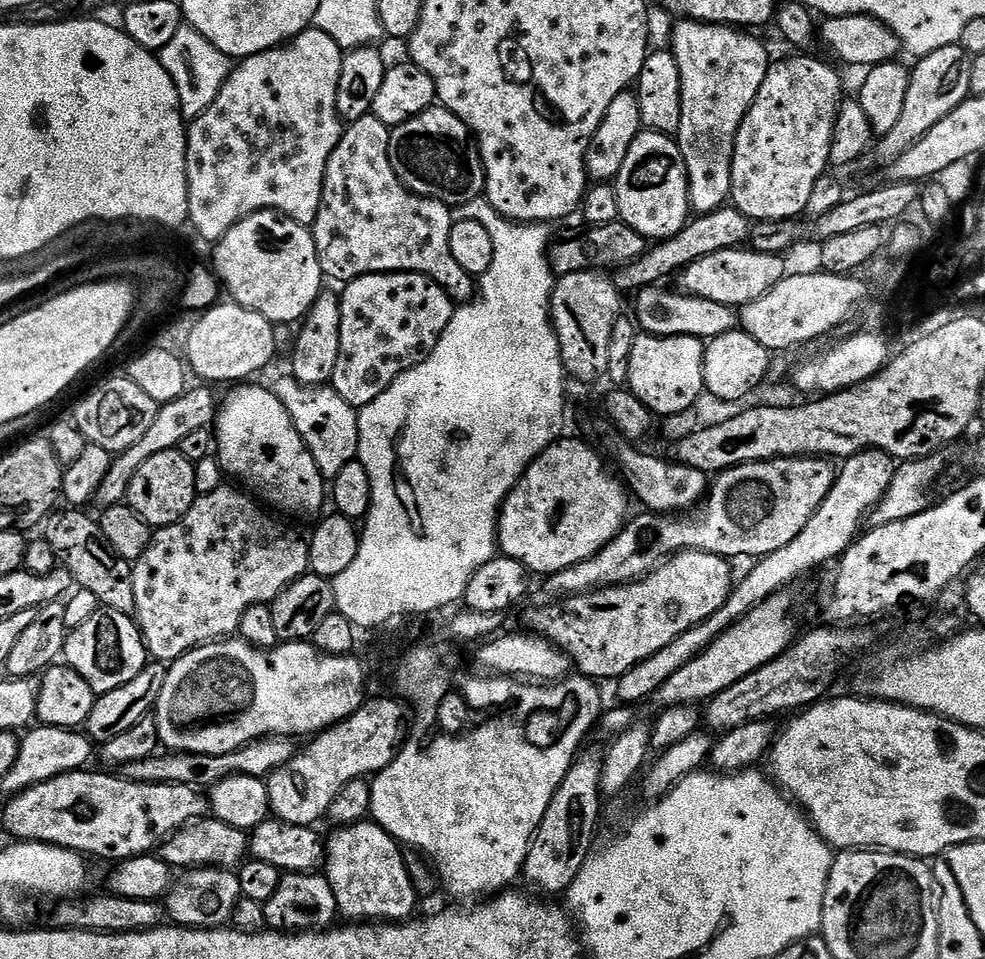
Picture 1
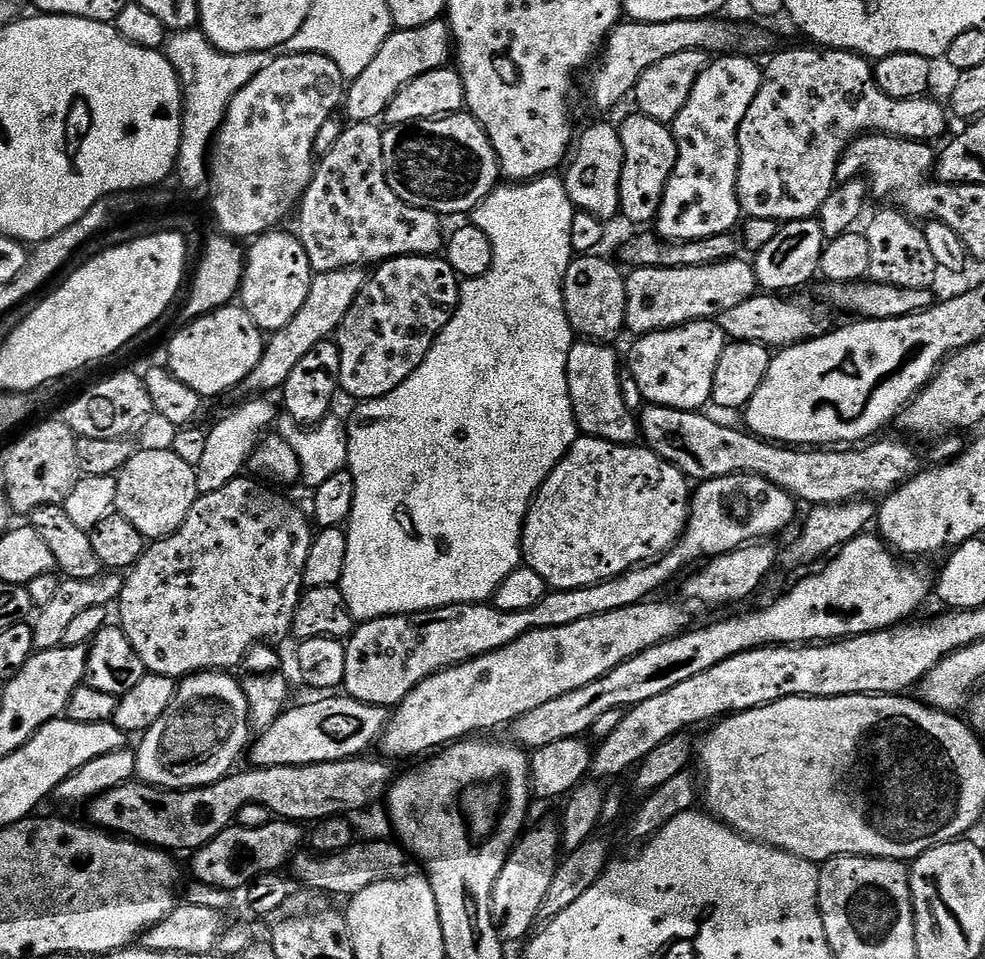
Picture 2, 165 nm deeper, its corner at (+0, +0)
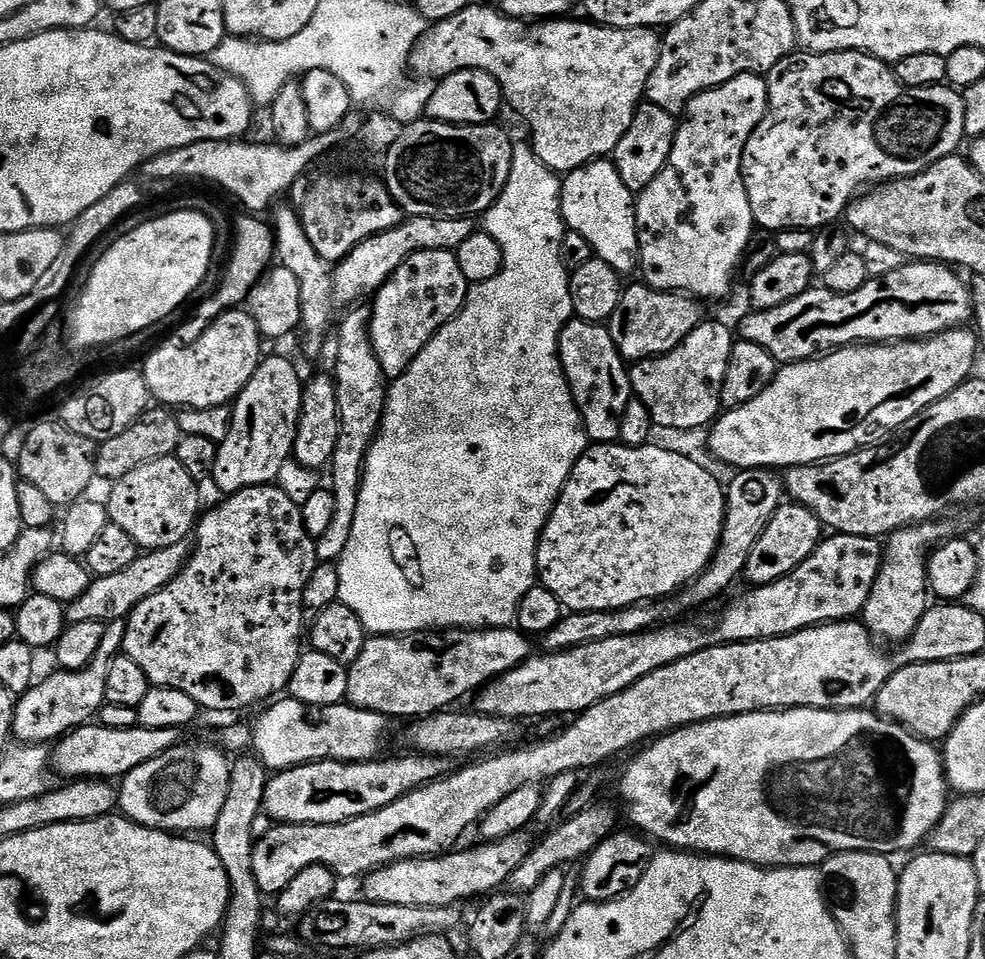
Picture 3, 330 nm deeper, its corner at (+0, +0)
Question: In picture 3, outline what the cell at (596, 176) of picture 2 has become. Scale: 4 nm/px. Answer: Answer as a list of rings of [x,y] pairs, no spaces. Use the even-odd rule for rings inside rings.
[[[611,159],[595,160],[563,177],[560,185],[560,213],[567,231],[582,234],[582,238],[590,242],[595,259],[606,262],[621,274],[637,271],[640,243],[636,233],[636,196],[628,189],[626,182],[622,182],[622,174],[618,174]]]

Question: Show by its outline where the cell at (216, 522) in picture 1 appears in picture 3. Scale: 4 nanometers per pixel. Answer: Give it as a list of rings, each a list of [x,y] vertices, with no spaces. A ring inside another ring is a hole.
[[[275,483],[263,484],[260,488],[238,490],[225,495],[223,499],[224,501],[217,508],[212,508],[209,512],[207,509],[199,517],[194,529],[196,548],[194,544],[182,571],[162,590],[158,590],[158,594],[150,594],[150,598],[146,598],[146,602],[138,602],[138,606],[134,606],[134,610],[126,618],[126,634],[122,652],[134,662],[138,662],[138,666],[142,666],[142,674],[146,674],[149,685],[182,690],[182,694],[190,694],[190,698],[194,698],[194,702],[201,709],[209,708],[212,712],[240,712],[243,708],[254,707],[255,704],[261,703],[260,705],[263,705],[265,702],[279,697],[287,689],[302,655],[300,635],[303,632],[305,635],[306,632],[304,619],[306,582],[310,582],[310,574],[314,574],[318,561],[316,541],[306,530],[301,505],[290,502],[290,497]]]

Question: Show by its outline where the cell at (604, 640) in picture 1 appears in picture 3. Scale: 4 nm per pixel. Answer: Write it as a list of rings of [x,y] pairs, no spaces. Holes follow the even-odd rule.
[[[795,502],[781,503],[774,518],[770,518],[766,530],[762,530],[762,538],[754,542],[754,550],[750,550],[750,562],[746,562],[744,567],[743,579],[749,580],[749,585],[759,586],[790,574],[795,568],[802,566],[802,562],[810,558],[810,554],[814,554],[825,536],[824,525],[810,509]]]

